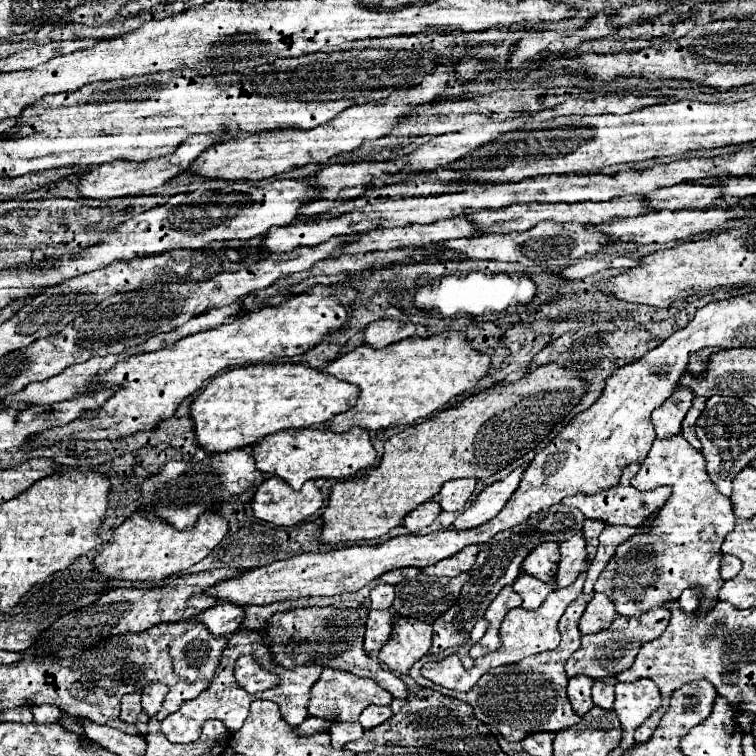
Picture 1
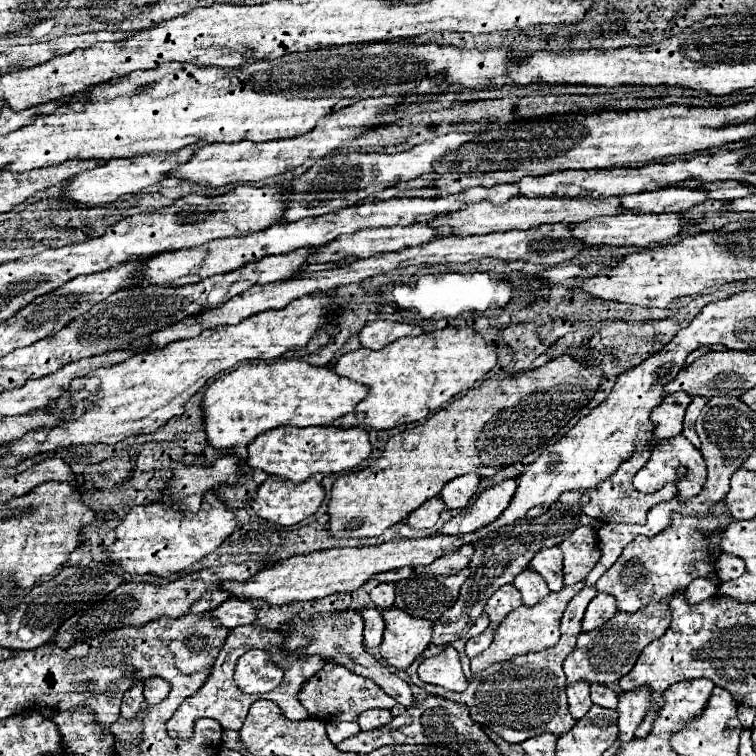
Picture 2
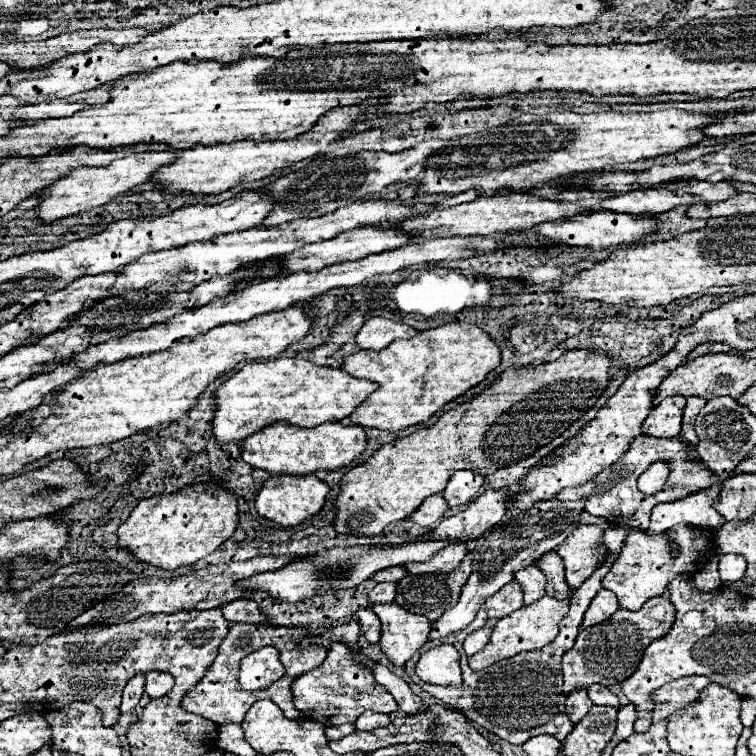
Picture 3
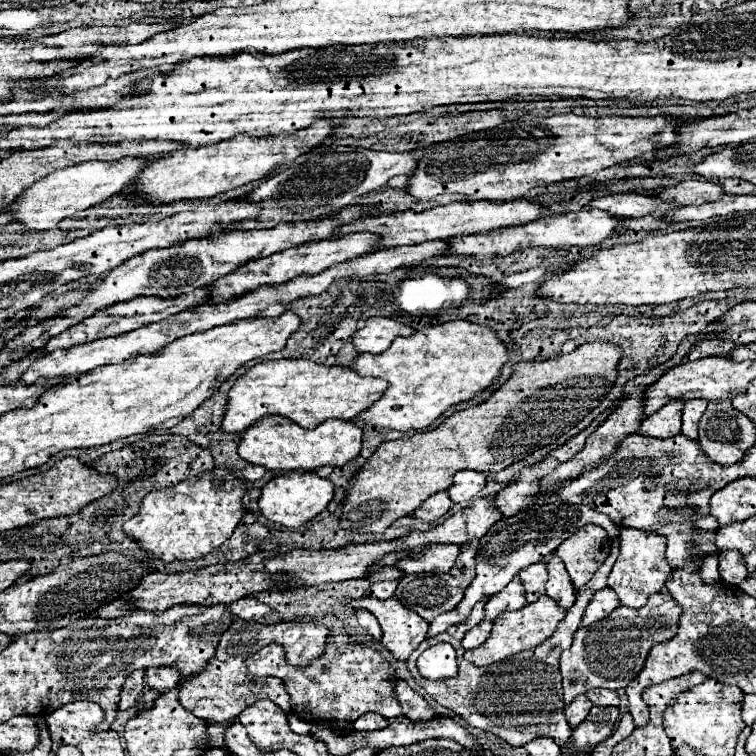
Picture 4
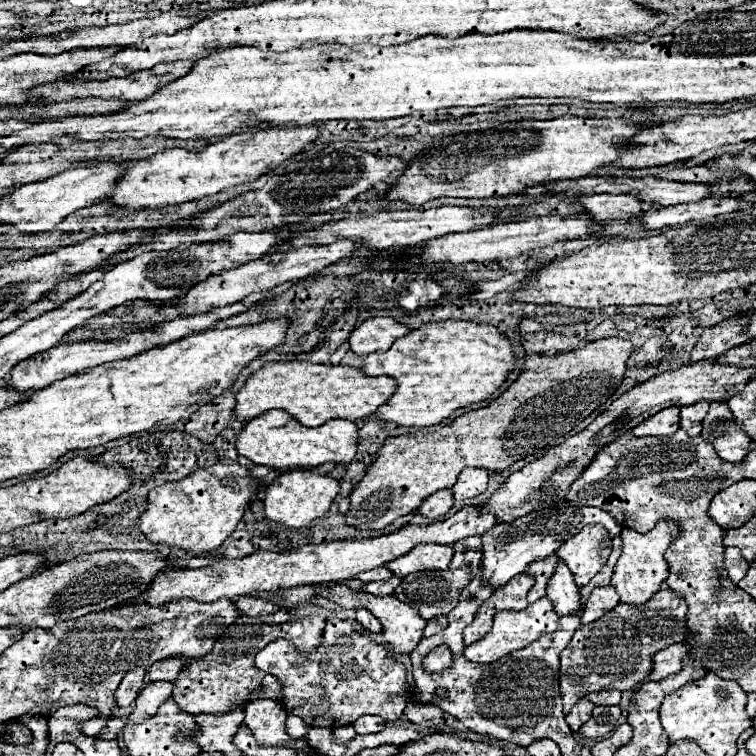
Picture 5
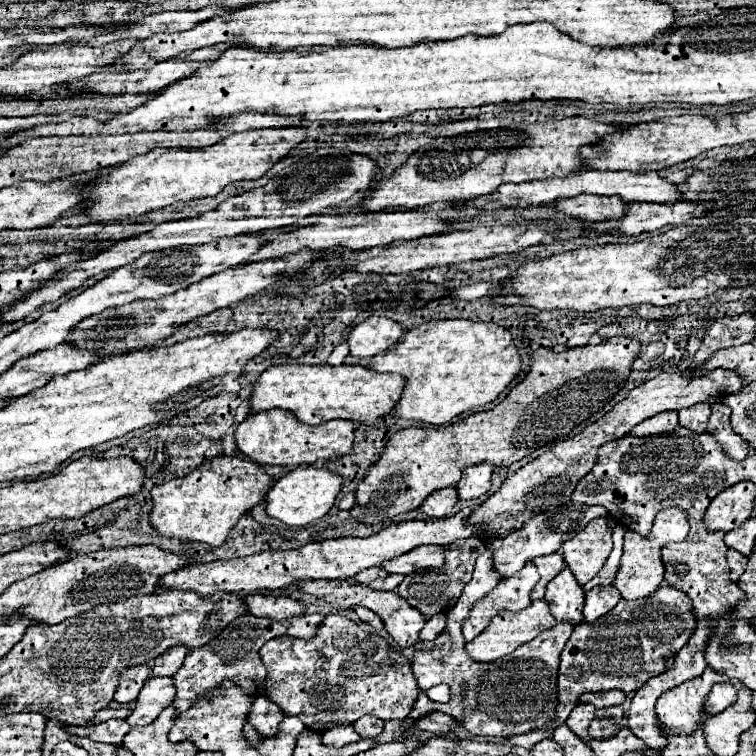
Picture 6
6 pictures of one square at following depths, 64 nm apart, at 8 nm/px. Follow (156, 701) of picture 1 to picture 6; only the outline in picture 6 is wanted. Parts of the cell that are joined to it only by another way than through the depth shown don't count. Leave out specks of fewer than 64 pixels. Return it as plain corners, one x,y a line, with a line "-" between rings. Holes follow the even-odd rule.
176,646
176,648
170,648
168,652
156,656
152,674
156,674
156,676
174,676
174,672
182,666
186,654
188,652
186,652
184,646

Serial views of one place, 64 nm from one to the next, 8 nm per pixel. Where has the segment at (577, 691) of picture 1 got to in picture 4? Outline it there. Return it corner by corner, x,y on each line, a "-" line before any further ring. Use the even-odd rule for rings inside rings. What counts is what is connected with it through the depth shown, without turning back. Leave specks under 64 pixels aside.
578,696
572,704
568,704
564,714
566,714
566,720
568,720
570,728
576,728
578,724
582,724
582,720
588,716
590,708
592,708
592,702
586,696

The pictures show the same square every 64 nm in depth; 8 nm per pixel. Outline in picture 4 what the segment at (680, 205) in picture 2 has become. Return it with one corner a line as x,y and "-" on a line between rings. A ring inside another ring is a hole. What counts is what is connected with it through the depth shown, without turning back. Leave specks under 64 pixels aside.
624,192
624,194
608,194
594,198
590,202
592,208
600,208
616,218
640,218
654,212
660,204
664,204
654,194
638,194
638,192

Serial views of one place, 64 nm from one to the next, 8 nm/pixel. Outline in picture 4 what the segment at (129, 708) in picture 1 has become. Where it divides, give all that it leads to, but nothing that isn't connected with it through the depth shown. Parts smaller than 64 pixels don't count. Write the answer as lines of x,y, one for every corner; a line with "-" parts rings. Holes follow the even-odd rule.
136,670
136,672
132,672
128,676
128,680
122,686
118,708
120,710
128,710
128,708
136,706
136,702
142,696
142,692
144,692
144,670

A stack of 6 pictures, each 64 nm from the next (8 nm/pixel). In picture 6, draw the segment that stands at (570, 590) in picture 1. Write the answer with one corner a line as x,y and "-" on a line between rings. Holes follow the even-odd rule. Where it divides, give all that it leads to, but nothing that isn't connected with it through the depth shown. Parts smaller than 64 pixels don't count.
534,600
528,608
520,610
520,612
500,612
496,614
488,628
484,628
484,632
480,632
480,636
476,636
476,640
466,644
466,652
478,660
478,662
494,662
510,652
514,652
518,646
530,642
532,638
536,638
540,632
552,628
556,624
554,616
548,610
548,602
546,600

